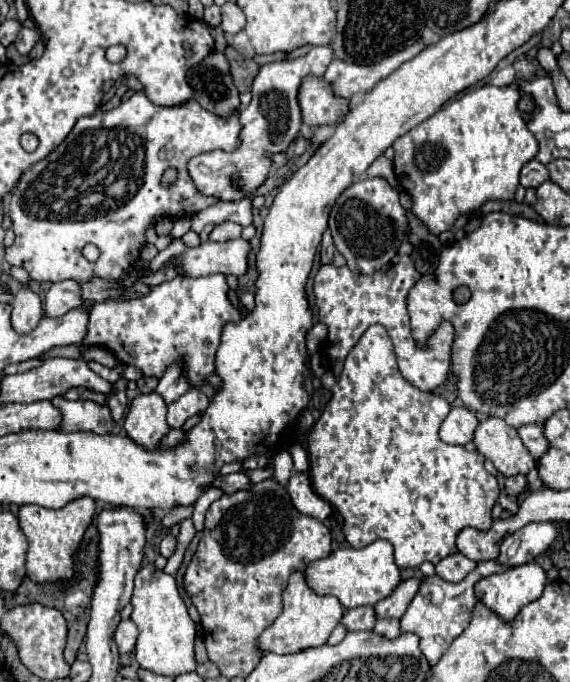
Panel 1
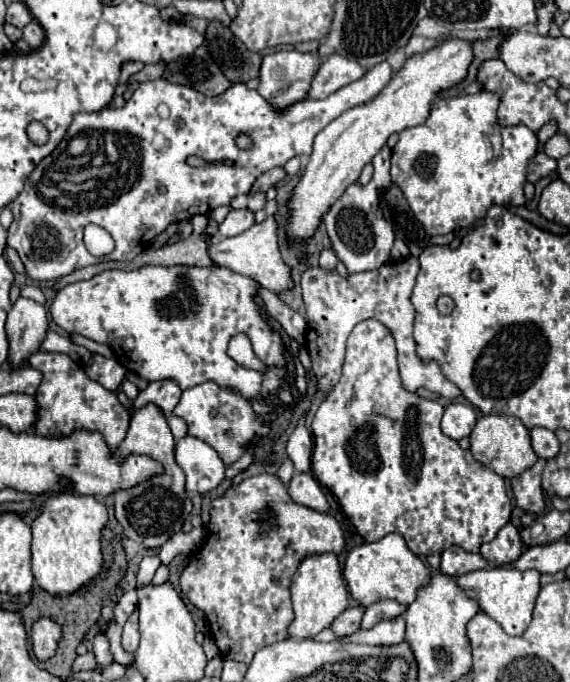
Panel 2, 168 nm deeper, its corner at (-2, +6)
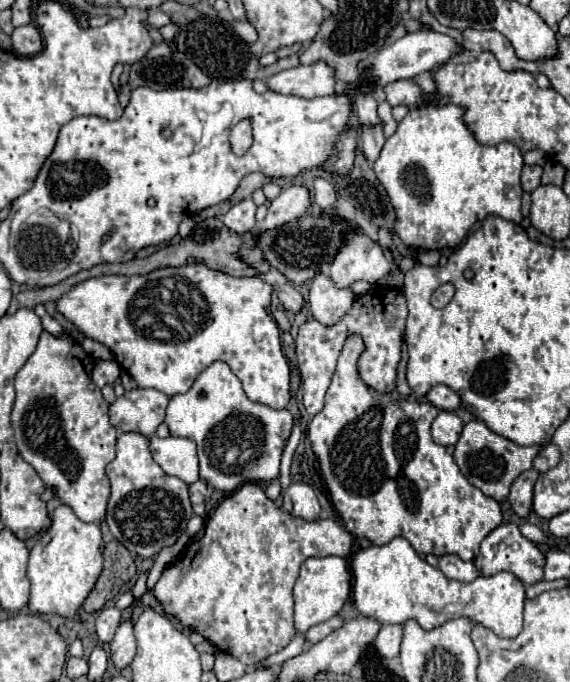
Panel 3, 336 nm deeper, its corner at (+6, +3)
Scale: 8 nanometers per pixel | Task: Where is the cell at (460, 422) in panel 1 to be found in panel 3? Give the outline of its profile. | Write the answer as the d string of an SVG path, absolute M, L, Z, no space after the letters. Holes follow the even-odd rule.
M440 412L436 420L432 422L432 438L440 446L452 446L460 438L462 432L462 420L456 412Z

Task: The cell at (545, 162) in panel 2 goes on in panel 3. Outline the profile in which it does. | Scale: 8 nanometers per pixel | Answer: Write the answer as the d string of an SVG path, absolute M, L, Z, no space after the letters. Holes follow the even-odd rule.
M524 166L522 168L522 188L524 192L534 192L540 186L542 168L540 166Z

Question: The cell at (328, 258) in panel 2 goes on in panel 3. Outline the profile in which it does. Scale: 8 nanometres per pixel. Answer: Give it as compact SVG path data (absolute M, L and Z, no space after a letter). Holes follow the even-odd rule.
M318 274L310 284L310 310L320 324L338 324L340 318L352 308L356 302L356 296L352 290L340 290L336 288L328 276Z

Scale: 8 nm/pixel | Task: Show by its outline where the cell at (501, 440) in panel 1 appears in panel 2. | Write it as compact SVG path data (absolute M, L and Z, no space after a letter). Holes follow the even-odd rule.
M482 415L470 433L470 451L474 459L482 461L488 469L502 477L516 477L536 463L536 453L530 445L530 433L518 417L510 415Z

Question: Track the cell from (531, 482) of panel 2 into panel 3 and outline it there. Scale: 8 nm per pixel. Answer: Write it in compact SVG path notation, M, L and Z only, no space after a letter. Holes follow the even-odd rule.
M534 468L522 472L514 484L512 484L512 490L510 490L510 504L512 504L512 510L518 514L518 516L528 516L532 512L532 494L534 494L534 482L536 478L540 476L540 472L536 472Z

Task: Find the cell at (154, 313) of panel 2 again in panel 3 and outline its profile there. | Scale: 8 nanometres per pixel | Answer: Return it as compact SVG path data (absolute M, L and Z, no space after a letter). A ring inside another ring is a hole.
M190 262L178 268L160 268L146 276L90 278L66 292L56 306L58 312L78 326L84 336L106 344L112 350L114 360L124 364L124 370L140 388L154 388L166 396L184 394L204 368L216 360L224 360L242 380L250 400L268 404L272 408L286 408L290 400L290 368L282 354L278 324L268 314L272 292L272 284L262 278L234 278L220 270L212 270L206 264ZM136 294L152 296L154 304L148 308L136 308Z

